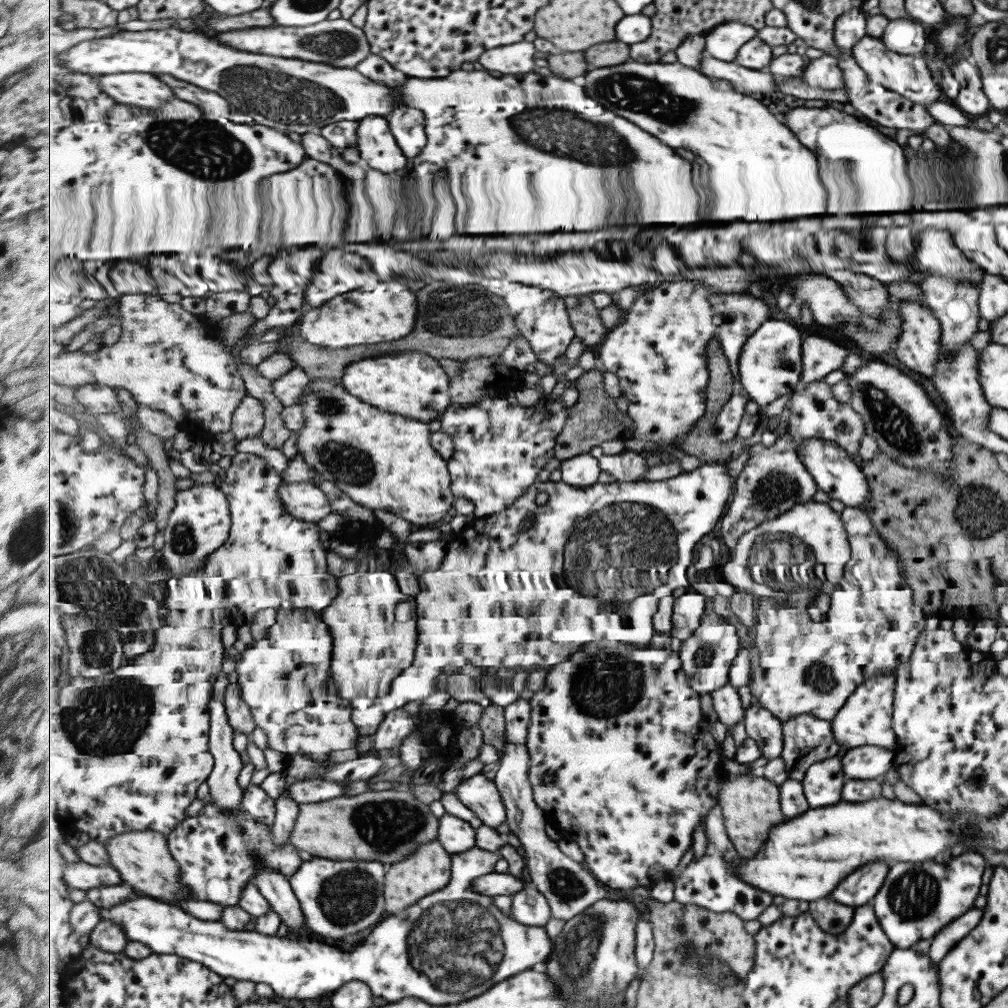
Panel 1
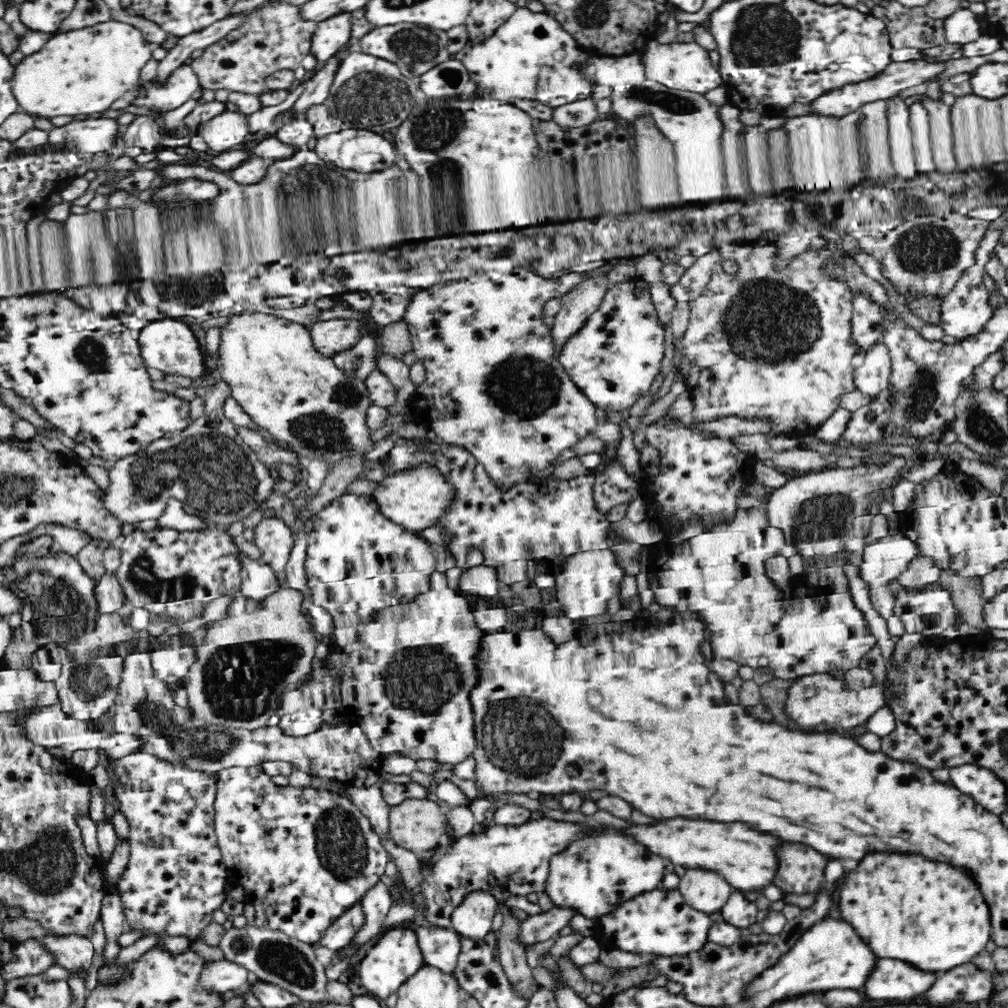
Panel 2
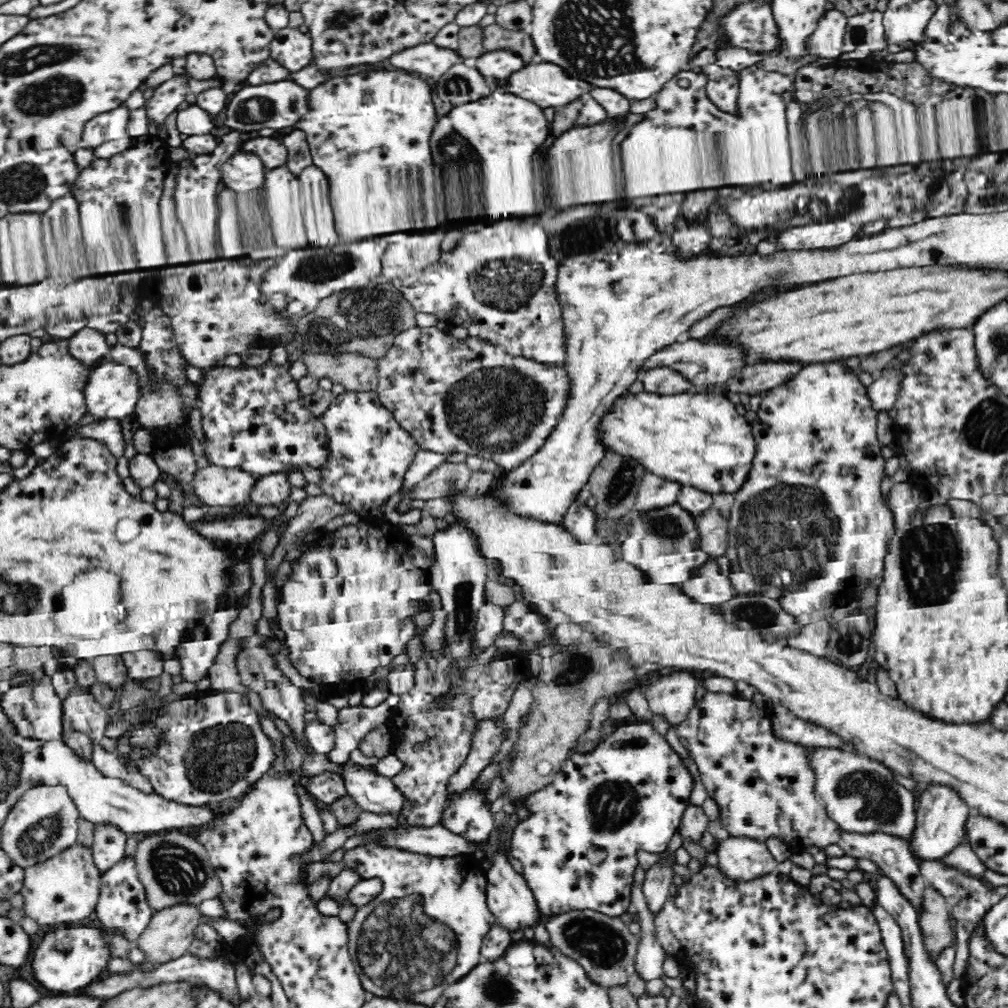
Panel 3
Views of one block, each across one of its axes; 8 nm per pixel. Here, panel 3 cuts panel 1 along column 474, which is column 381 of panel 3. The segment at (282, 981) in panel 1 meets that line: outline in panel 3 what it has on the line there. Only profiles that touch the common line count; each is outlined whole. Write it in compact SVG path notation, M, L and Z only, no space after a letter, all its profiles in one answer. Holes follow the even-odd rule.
M366 844L359 848L346 850L340 862L328 860L308 863L299 874L299 882L304 888L309 889L322 878L331 881L342 870L355 872L360 881L378 878L381 882L380 894L372 902L361 906L354 918L346 924L348 950L355 960L360 983L369 997L392 999L404 996L408 998L408 1002L434 1006L446 987L463 978L479 964L483 938L496 924L495 917L488 908L487 878L484 868L484 857L480 854L458 853L457 855L438 856L384 849ZM412 962L416 962L420 968L416 970L416 974L408 972L412 970Z

